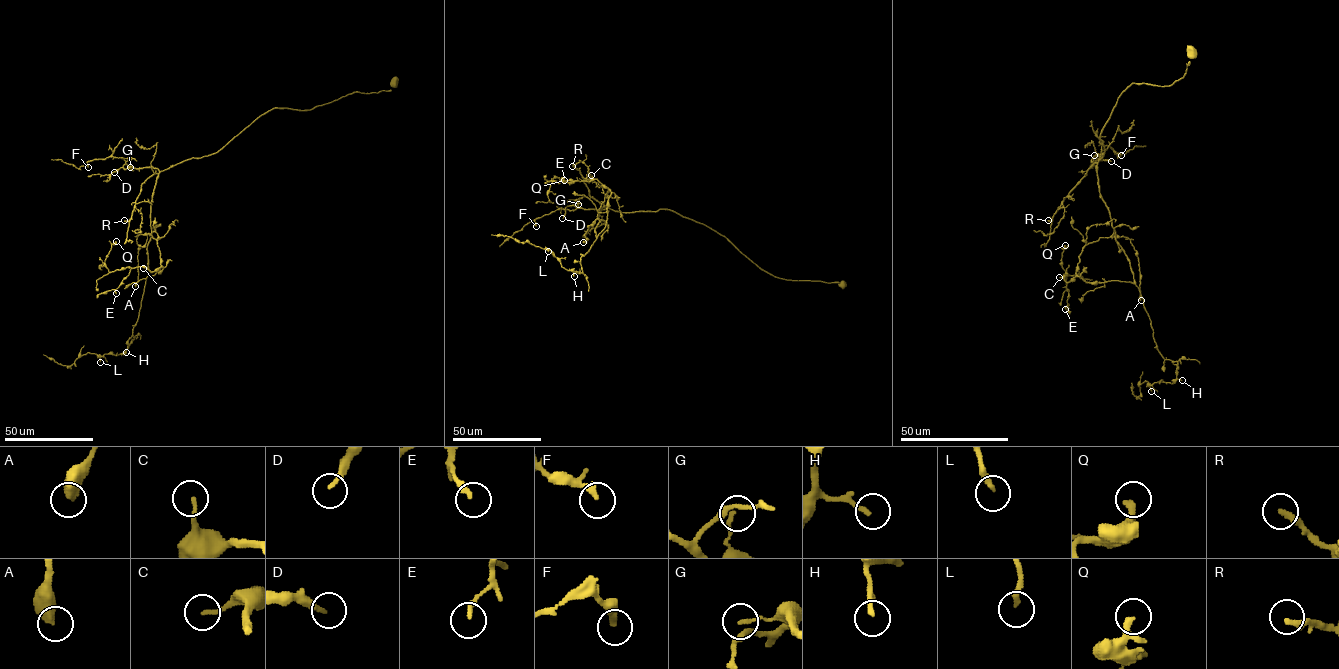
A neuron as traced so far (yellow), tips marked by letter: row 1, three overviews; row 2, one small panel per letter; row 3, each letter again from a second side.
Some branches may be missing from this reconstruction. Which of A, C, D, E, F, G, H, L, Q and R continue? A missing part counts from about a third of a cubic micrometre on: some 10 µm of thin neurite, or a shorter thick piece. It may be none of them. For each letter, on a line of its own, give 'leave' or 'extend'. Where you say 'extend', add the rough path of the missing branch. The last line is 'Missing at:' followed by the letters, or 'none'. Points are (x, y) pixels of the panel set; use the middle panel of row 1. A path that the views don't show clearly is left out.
A: leave
C: leave
D: leave
E: leave
F: leave
G: leave
H: leave
L: extend
Q: leave
R: extend
Missing at: L, R

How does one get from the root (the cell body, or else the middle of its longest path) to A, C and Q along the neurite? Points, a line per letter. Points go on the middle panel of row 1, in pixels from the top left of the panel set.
A: (842, 285), (774, 276), (724, 236), (667, 209), (604, 206), (596, 237), (605, 226), (608, 189), (583, 242)
C: (842, 285), (774, 276), (724, 236), (667, 209), (604, 206), (596, 237), (611, 192), (591, 175)
Q: (842, 285), (774, 276), (667, 209), (604, 206), (596, 237), (611, 192), (553, 179), (564, 180)

